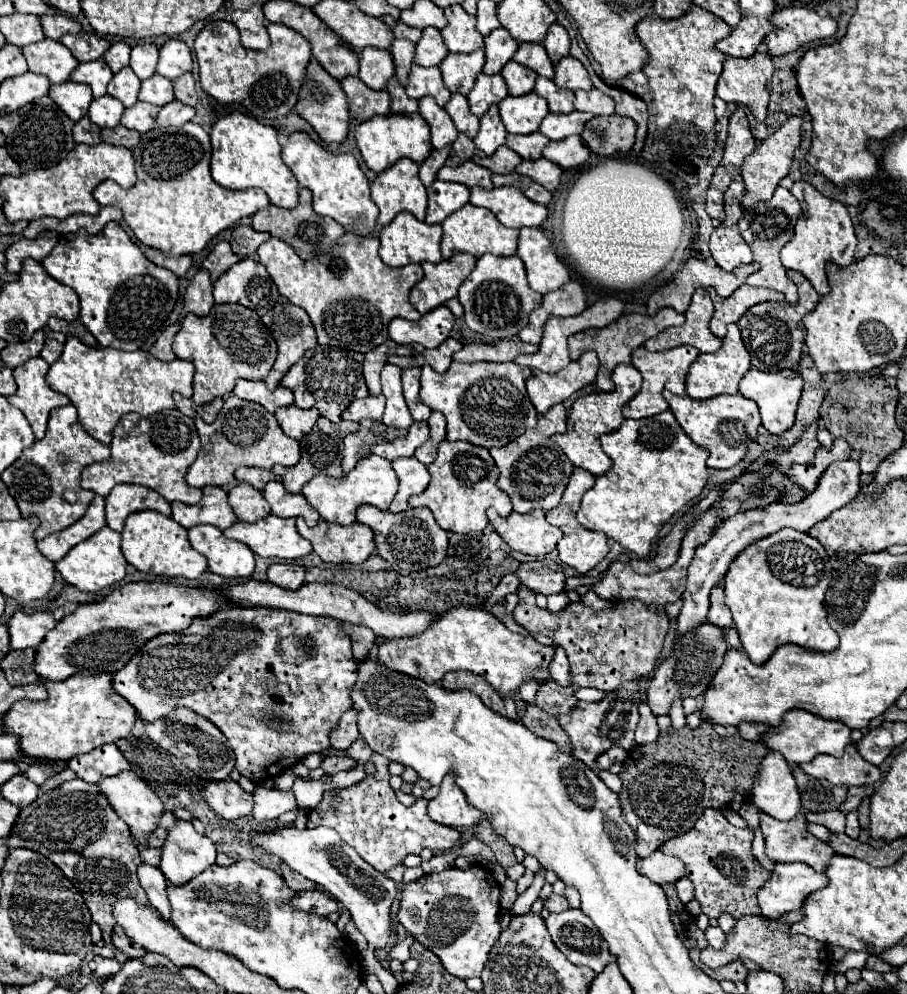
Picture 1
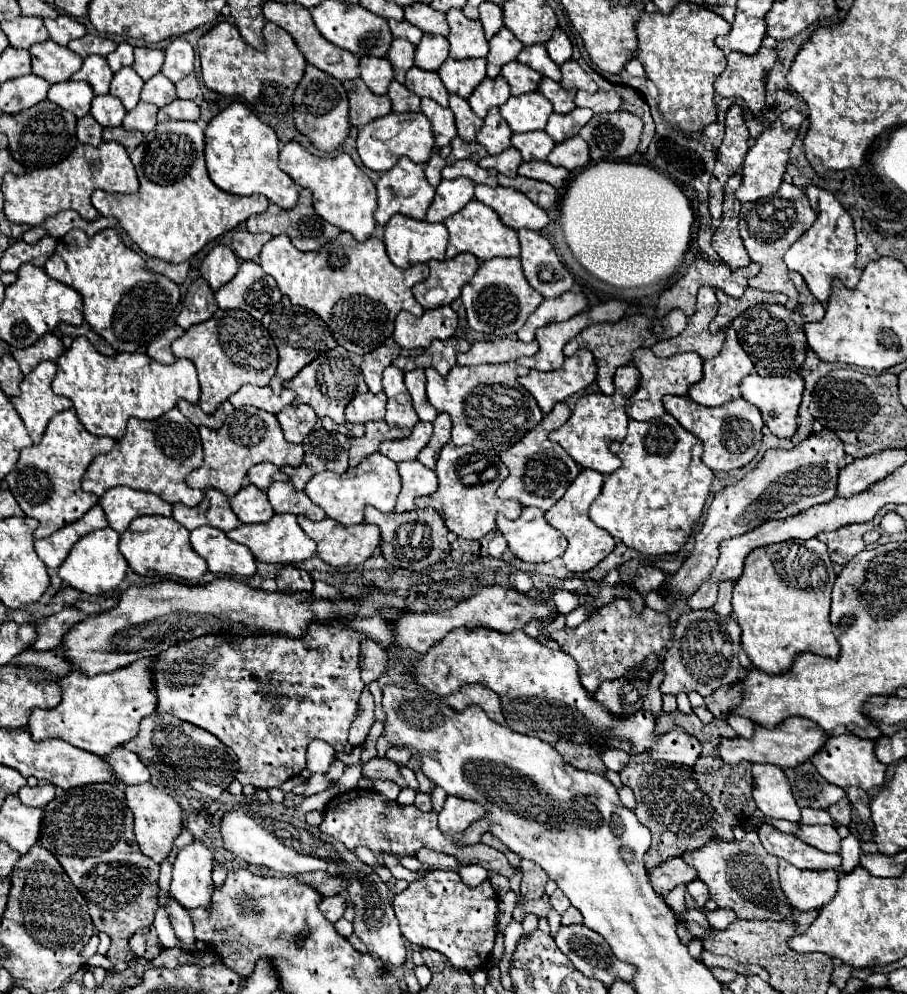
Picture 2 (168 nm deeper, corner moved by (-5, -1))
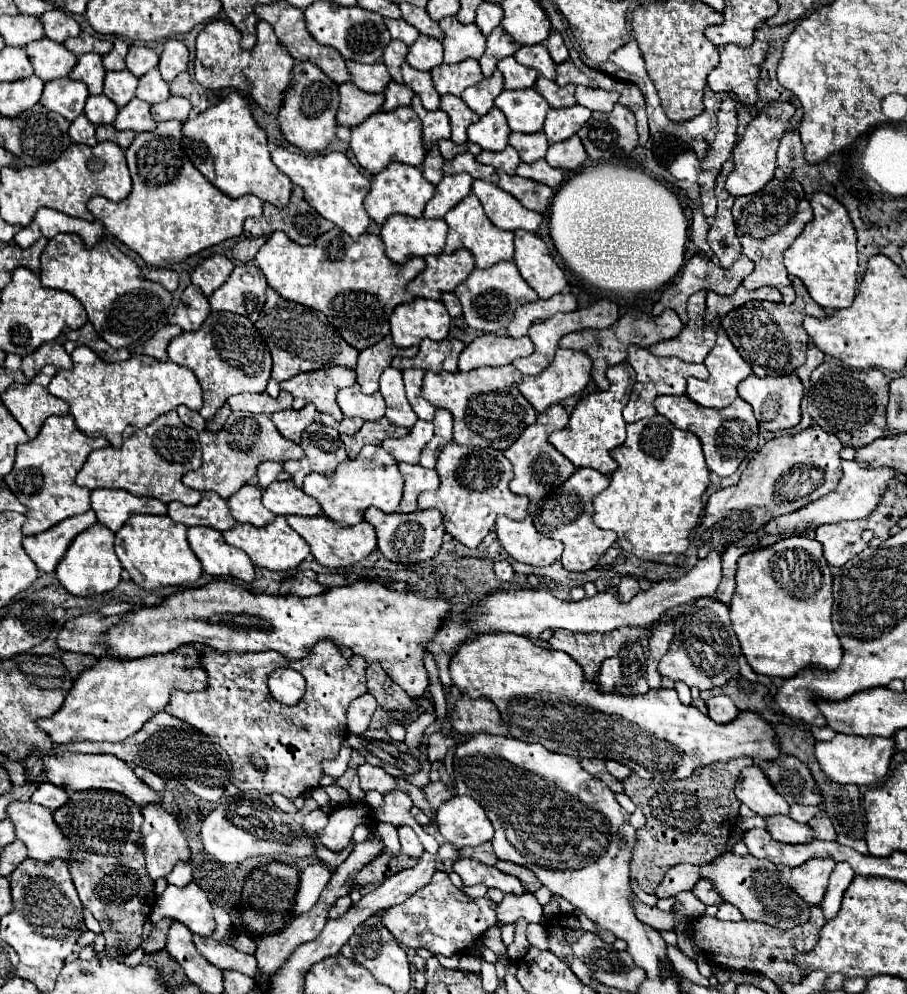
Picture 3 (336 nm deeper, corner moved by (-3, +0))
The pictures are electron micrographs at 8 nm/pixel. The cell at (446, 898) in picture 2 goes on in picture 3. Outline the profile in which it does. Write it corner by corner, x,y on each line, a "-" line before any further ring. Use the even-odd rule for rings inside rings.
435,872
431,882
409,896
409,900
381,912
381,922
395,940
407,948
427,948
433,954
451,956
473,946
477,938
495,924
495,908
497,906
489,898
473,900
455,888
447,872

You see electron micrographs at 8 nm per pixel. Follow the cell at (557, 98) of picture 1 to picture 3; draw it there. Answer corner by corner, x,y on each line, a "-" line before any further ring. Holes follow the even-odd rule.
539,76
535,82
535,90
549,102
551,108
567,108
575,104
575,86
557,86
553,80

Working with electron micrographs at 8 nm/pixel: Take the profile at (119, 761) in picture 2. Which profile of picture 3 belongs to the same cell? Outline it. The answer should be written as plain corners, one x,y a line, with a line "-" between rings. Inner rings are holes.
135,768
135,774
137,774
149,788
153,788
153,790
157,790
157,792
163,792
163,790
165,790
165,780
163,780
161,776
157,776
157,774
153,774
153,772
145,770
145,768

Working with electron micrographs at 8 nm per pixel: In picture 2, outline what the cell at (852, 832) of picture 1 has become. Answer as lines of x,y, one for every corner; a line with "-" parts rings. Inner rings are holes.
849,833
845,839
843,839
843,845
841,845
841,857
843,857
843,863
839,867
841,873
849,873
853,871
857,865
859,865
859,855
861,855
861,847
859,847
859,841
853,833

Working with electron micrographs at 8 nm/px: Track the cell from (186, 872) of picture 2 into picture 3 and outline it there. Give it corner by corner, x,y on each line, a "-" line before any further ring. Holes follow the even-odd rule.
189,884
187,888
169,886
163,896
157,898
153,912
149,916
151,922
169,918
173,922
185,924
193,934
203,938
211,936
215,930
213,908
207,900
207,894
197,886

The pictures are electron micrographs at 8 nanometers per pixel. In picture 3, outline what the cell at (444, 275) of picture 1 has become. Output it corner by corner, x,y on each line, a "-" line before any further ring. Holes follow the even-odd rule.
465,248
453,254
437,254
425,258
425,270
407,284
407,290
419,298
441,300
445,292
453,292
475,268
473,254

